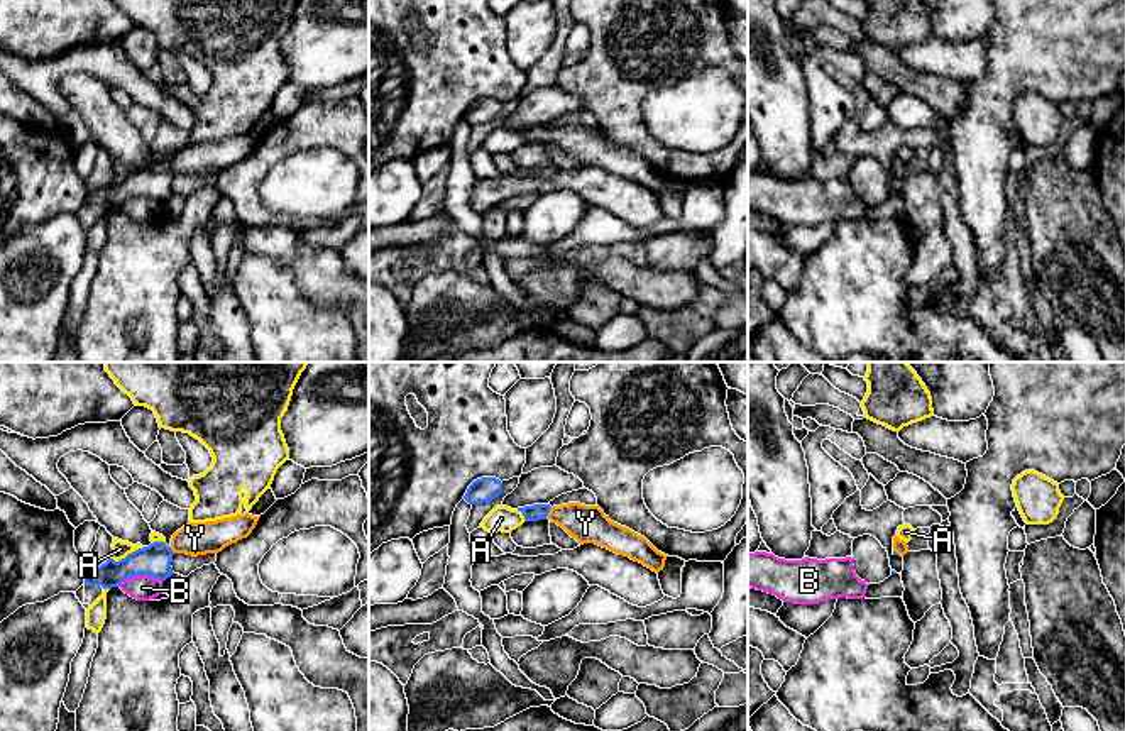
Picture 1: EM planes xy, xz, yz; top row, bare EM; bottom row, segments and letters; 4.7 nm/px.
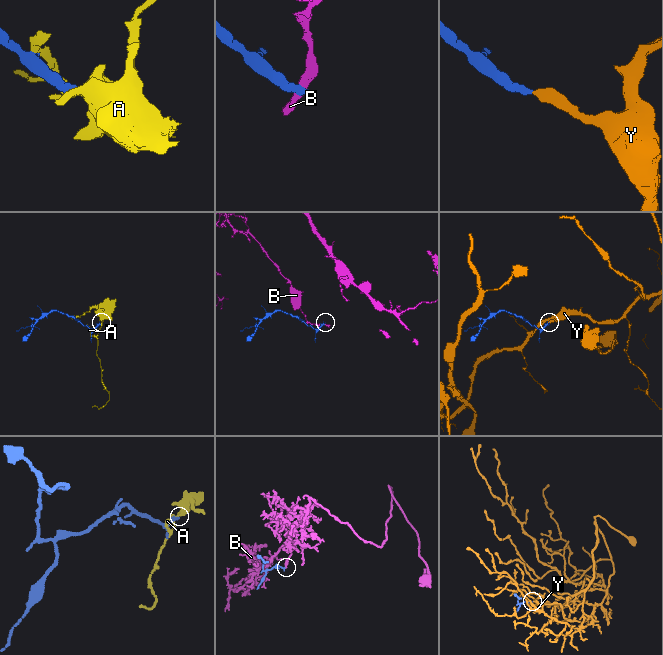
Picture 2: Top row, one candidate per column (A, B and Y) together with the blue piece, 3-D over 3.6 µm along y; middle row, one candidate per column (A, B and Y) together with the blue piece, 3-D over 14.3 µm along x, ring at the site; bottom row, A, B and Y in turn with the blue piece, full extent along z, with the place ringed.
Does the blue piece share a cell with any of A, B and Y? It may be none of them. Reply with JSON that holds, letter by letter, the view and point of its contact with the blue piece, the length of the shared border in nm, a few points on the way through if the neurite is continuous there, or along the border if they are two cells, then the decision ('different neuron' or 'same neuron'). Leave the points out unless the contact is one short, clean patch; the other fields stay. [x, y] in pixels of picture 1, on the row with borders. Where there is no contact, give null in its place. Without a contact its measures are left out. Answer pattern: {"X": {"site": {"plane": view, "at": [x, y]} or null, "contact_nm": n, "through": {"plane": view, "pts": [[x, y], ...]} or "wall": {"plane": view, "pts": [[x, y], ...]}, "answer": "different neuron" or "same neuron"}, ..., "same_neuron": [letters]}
{"A": {"site": {"plane": "xy", "at": [129, 554]}, "contact_nm": 180, "answer": "different neuron"}, "B": {"site": {"plane": "xy", "at": [139, 574]}, "contact_nm": 220, "wall": {"plane": "xy", "pts": [[163, 581], [153, 576], [131, 576], [117, 586]]}, "answer": "different neuron"}, "Y": {"site": {"plane": "xz", "at": [548, 511]}, "contact_nm": 60, "through": {"plane": "xz", "pts": [[537, 511], [548, 511], [586, 523]]}, "answer": "same neuron"}, "same_neuron": ["Y"]}

